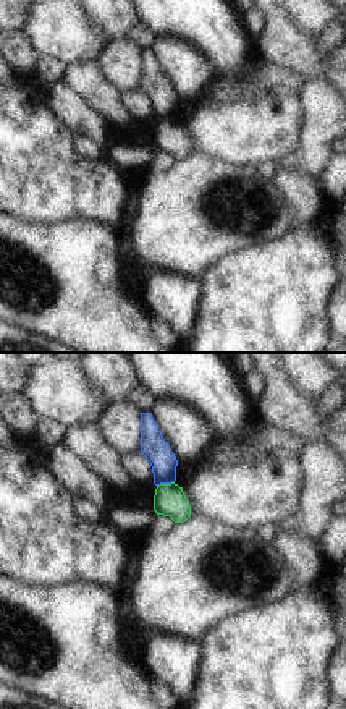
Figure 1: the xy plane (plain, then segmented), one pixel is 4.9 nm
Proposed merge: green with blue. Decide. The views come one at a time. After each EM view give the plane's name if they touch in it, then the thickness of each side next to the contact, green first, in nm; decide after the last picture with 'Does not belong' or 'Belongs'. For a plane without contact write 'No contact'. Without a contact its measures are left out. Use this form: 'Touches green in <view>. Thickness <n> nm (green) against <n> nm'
Touches green in xy. Thickness 160 nm (green) against 140 nm

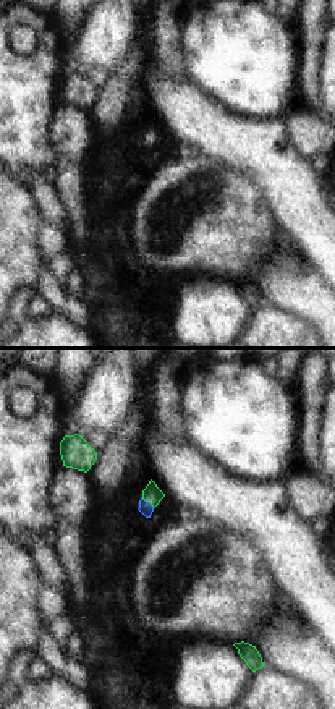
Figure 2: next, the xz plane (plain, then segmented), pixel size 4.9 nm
Touches green in xz. Thickness 90 nm (green) against 70 nm

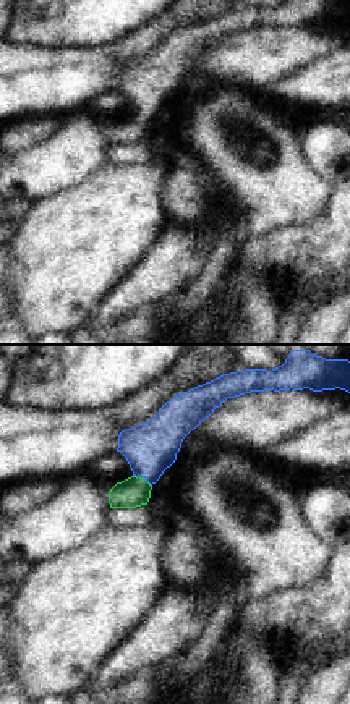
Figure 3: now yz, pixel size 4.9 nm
Touches green in yz. Thickness 150 nm (green) against 260 nm

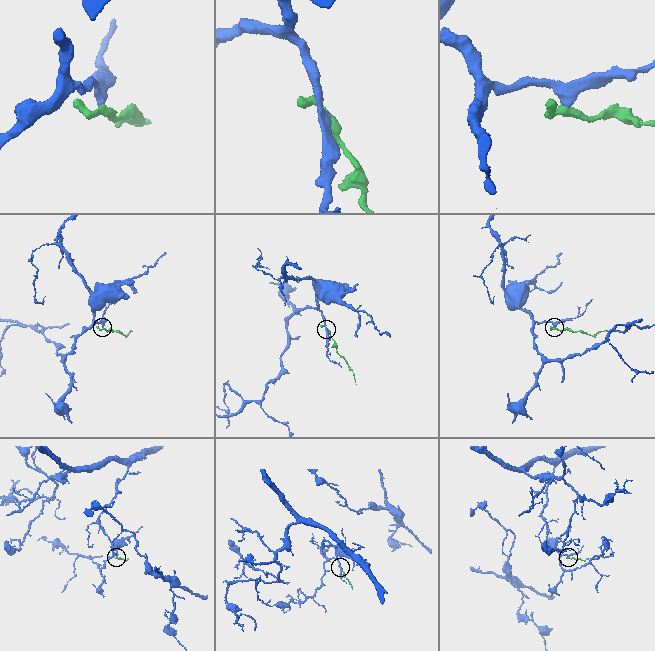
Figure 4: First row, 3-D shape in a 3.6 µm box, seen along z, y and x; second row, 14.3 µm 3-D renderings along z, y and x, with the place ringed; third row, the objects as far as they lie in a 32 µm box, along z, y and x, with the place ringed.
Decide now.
Belongs

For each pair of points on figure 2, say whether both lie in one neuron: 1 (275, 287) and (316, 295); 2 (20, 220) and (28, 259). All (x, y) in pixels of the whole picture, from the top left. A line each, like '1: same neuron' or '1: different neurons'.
1: same neuron
2: same neuron

